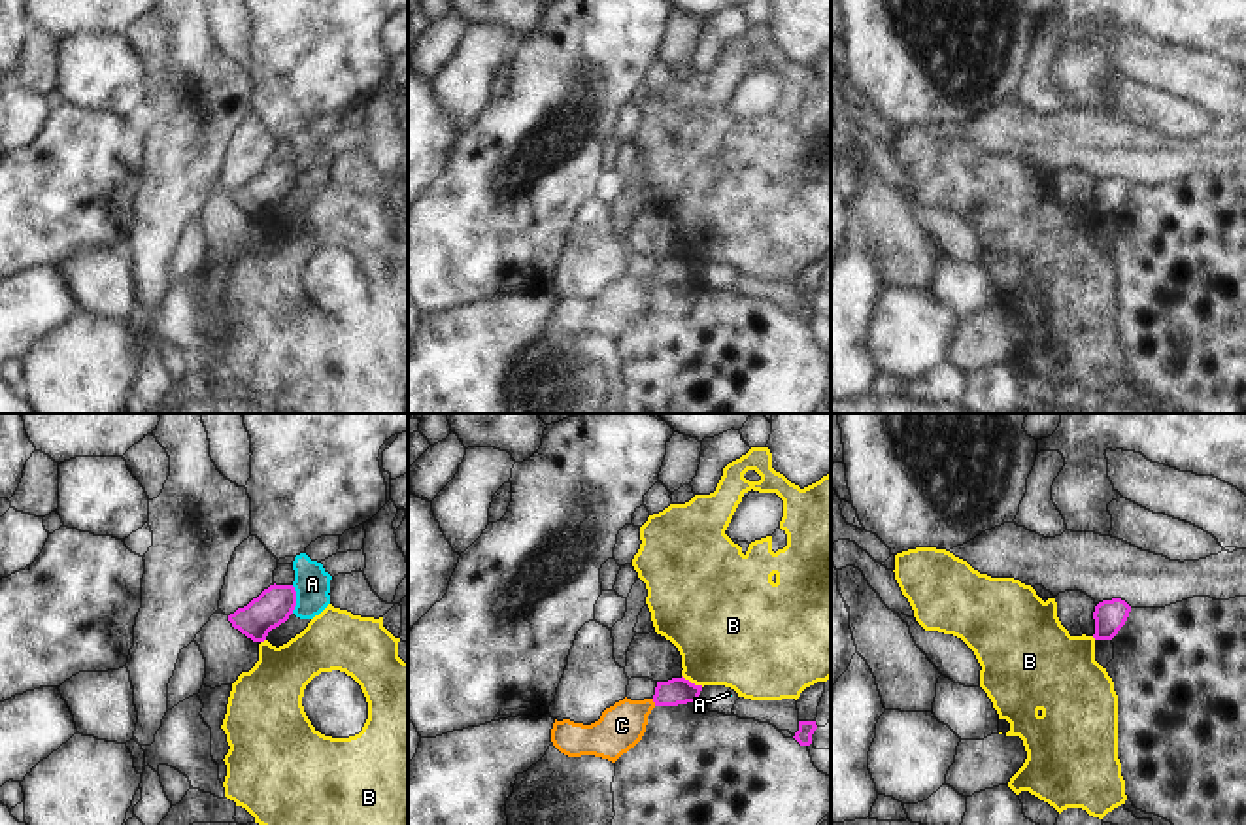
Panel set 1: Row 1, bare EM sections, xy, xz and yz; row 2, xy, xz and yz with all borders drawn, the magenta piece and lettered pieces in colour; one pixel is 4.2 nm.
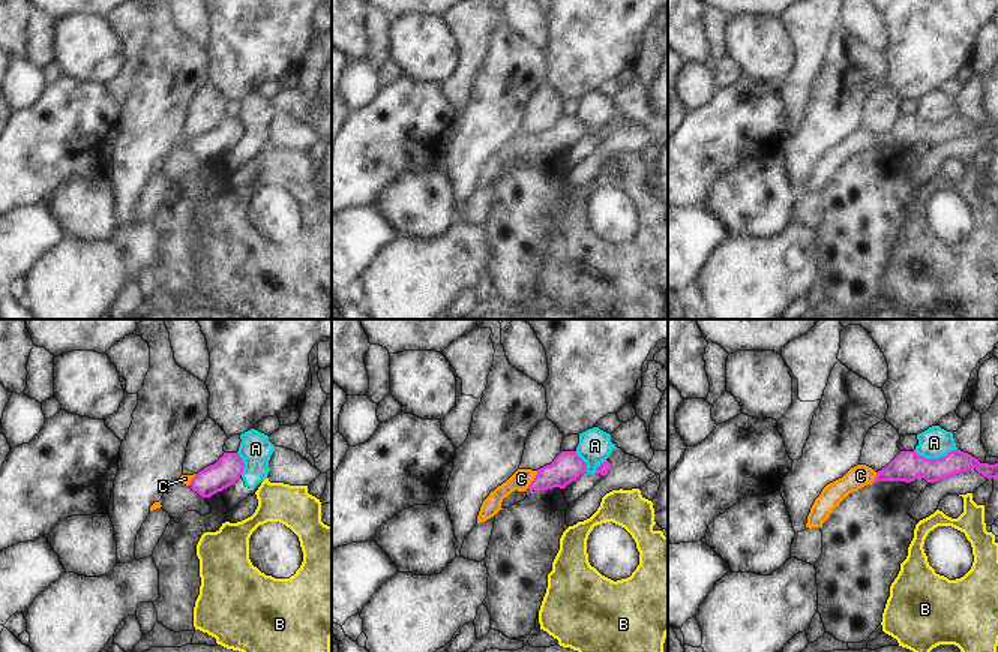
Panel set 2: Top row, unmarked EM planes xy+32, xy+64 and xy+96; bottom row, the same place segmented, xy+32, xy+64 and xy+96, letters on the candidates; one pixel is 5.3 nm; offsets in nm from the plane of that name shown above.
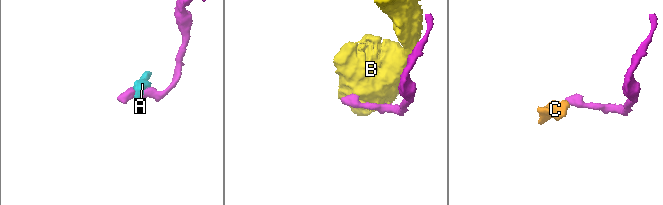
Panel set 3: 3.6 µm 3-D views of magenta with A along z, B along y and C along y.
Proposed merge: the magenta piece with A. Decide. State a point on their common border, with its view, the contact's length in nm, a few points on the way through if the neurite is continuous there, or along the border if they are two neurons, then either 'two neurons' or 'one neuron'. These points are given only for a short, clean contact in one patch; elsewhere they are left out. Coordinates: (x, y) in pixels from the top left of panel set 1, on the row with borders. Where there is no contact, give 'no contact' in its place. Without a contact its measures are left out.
meets magenta in xy at (295, 599); contact 120 nm long; border along xy (291, 586), (295, 591), (293, 612); two neurons

